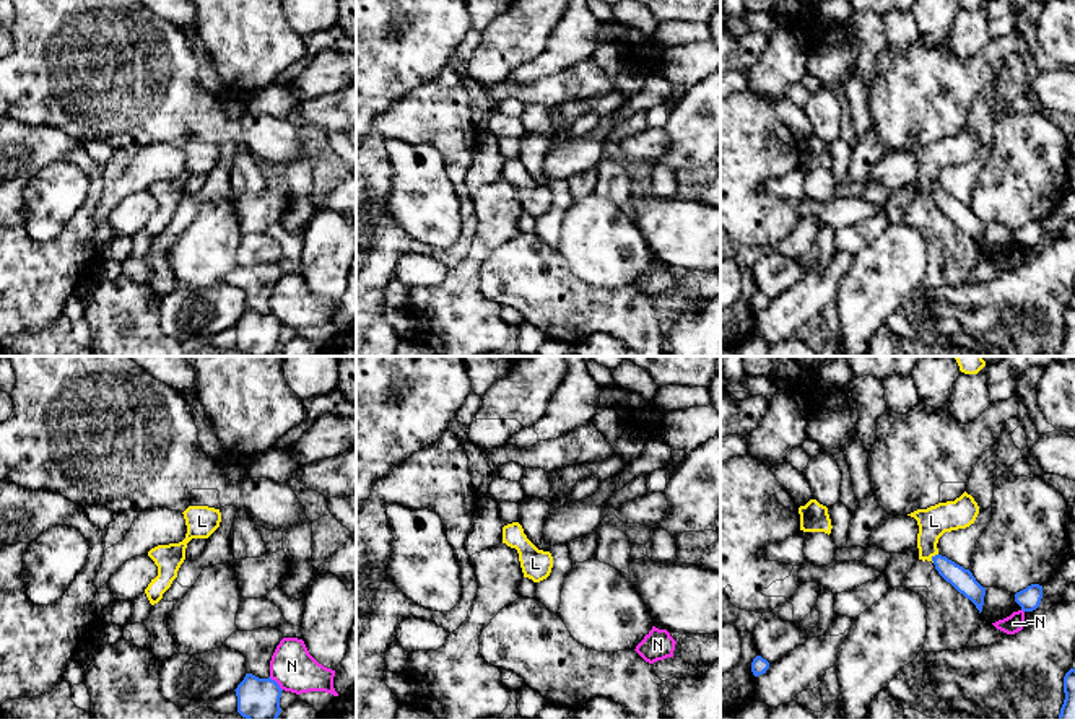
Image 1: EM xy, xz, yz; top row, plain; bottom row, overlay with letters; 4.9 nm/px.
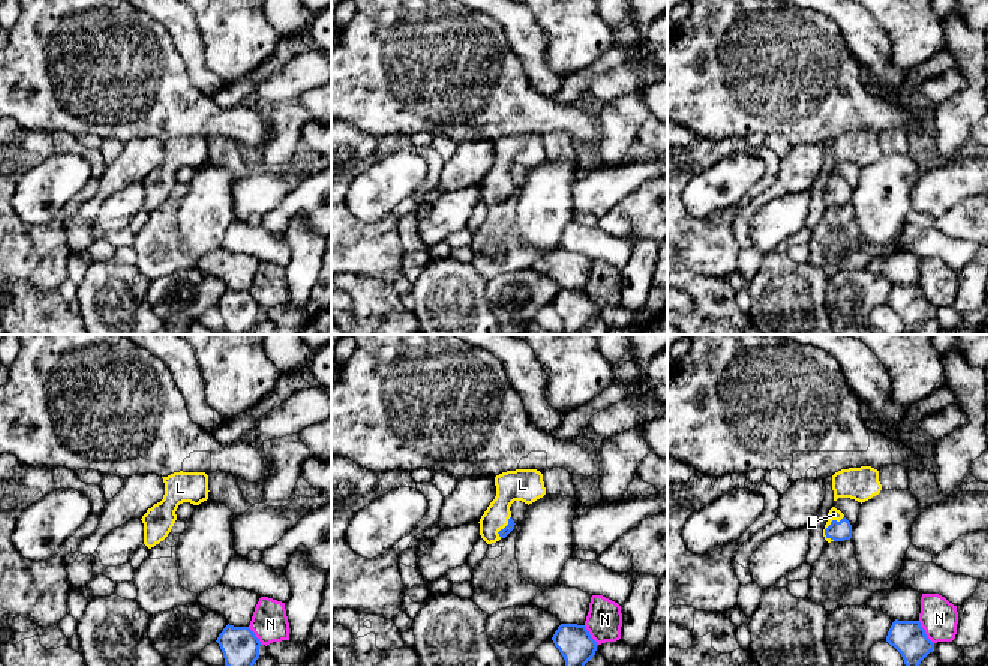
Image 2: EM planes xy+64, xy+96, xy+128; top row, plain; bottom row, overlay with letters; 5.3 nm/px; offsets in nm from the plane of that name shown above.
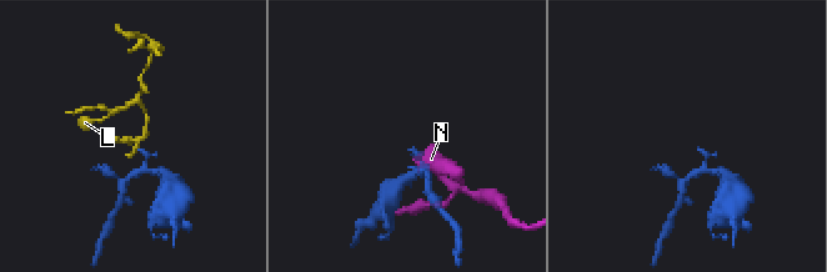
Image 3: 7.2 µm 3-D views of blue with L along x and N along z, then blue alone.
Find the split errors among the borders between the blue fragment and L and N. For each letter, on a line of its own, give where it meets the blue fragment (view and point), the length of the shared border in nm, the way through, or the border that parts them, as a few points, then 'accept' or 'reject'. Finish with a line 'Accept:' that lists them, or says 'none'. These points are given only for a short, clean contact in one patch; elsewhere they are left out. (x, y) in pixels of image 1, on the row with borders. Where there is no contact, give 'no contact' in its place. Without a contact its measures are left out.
L: meets blue in yz at (932, 558); contact 50 nm long; runs through yz (961, 579), (932, 558), (931, 527), (934, 521); accept
N: meets blue in xy at (277, 684); contact 100 nm long; reject
Accept: L

